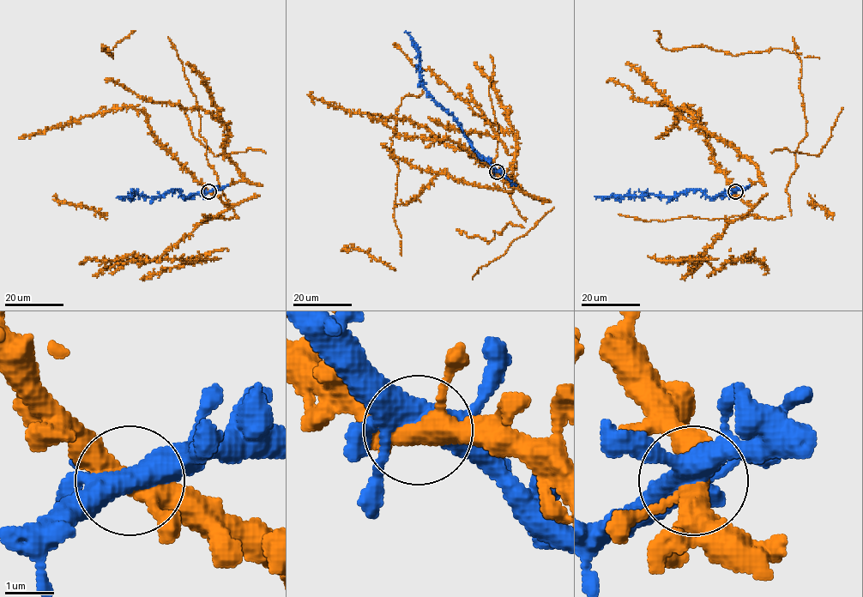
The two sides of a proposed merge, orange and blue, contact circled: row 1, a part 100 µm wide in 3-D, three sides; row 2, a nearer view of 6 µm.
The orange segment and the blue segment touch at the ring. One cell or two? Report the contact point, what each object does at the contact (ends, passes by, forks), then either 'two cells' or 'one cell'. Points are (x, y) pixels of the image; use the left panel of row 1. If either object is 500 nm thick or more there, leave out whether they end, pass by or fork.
at (208, 191); orange forks there; blue forks there; one cell

